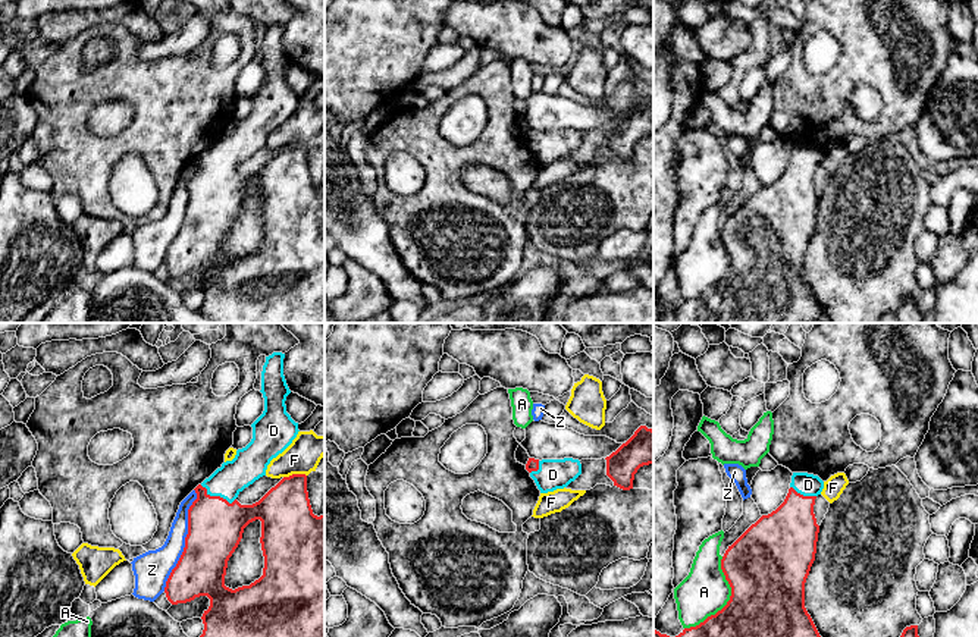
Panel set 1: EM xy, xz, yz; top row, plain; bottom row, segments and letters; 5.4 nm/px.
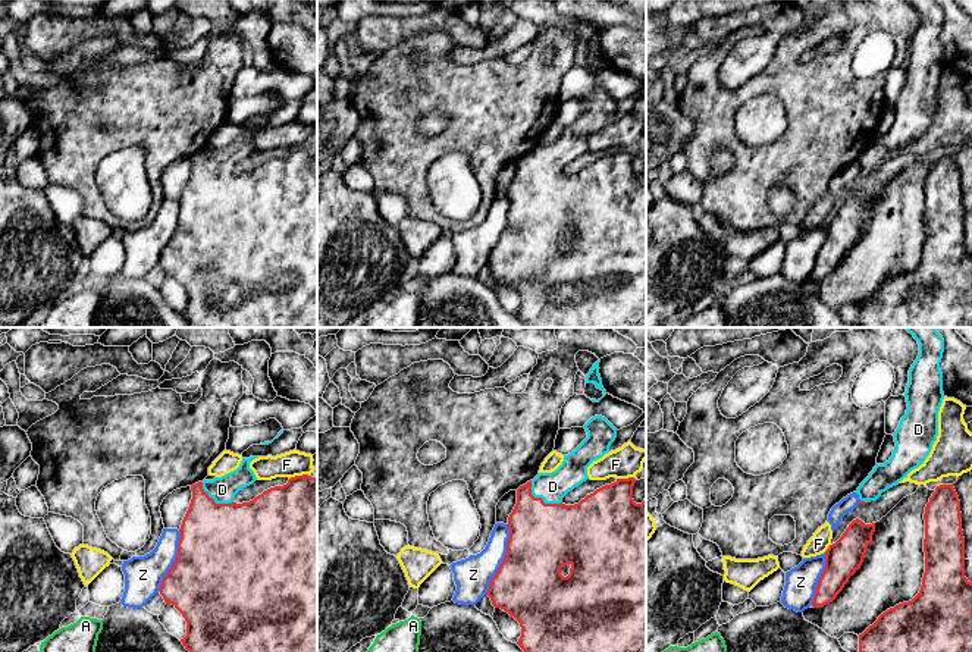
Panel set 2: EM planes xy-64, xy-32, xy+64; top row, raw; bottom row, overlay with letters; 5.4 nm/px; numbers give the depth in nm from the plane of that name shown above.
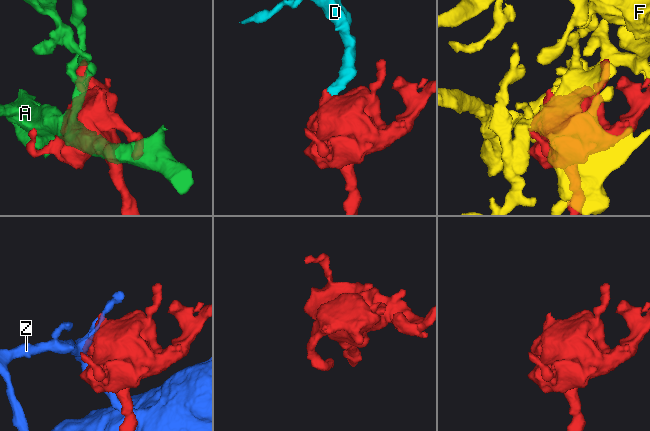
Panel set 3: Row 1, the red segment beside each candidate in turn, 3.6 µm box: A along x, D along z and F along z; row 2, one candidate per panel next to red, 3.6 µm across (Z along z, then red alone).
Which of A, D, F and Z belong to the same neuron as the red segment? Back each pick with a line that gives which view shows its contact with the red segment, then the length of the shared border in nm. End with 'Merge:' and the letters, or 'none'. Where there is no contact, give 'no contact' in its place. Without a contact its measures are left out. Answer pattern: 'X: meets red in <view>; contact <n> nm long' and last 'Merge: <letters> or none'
D: meets red in xy; contact 220 nm long
Merge: D

